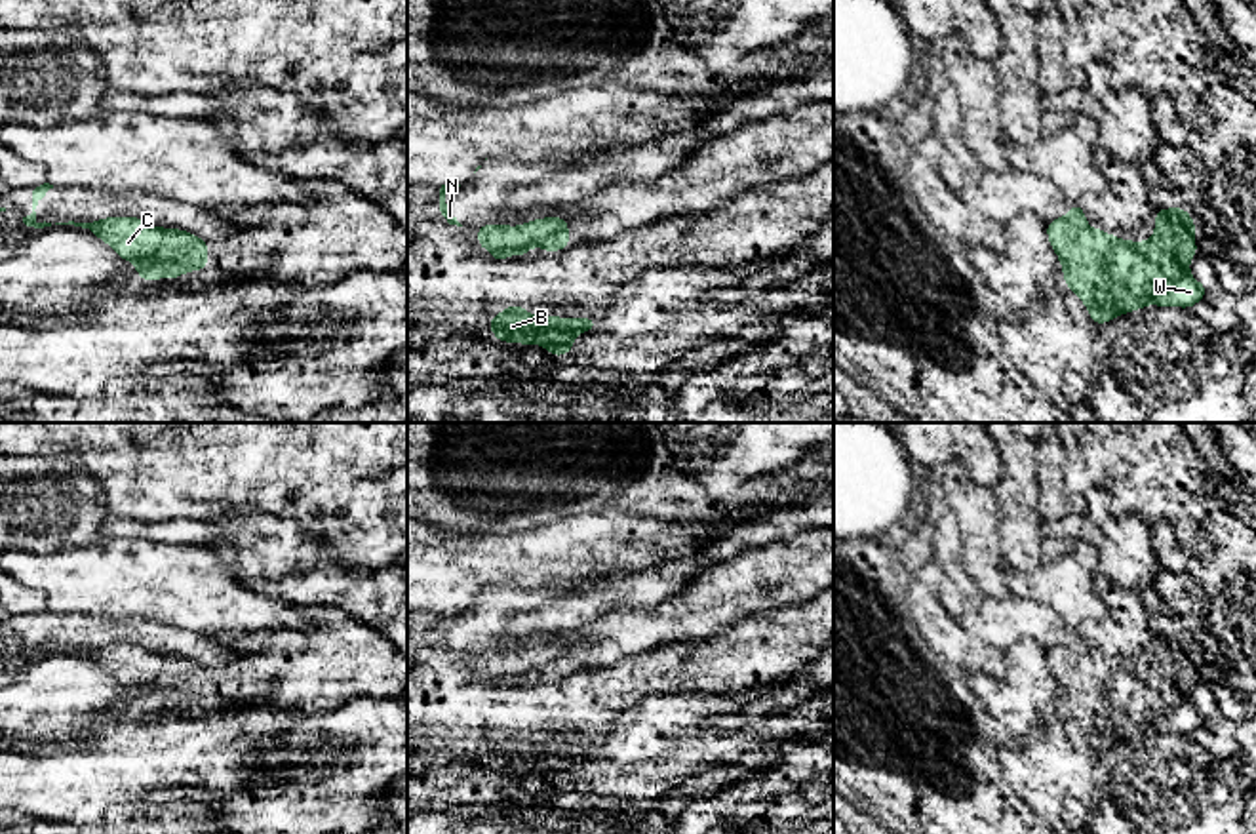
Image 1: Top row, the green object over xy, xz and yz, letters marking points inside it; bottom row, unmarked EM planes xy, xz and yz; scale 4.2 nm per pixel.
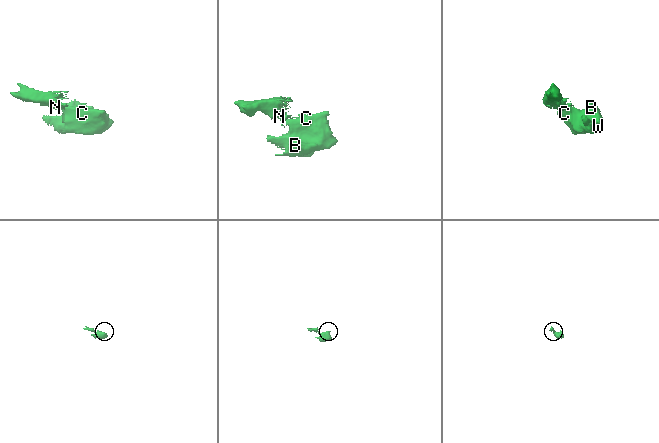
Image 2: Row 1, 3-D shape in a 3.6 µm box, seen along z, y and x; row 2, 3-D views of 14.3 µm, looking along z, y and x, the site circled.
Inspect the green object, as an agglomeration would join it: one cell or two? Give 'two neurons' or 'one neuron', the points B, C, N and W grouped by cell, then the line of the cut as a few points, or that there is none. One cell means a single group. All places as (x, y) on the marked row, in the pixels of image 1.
two neurons | B C W / N | xz (566, 221), (545, 244), (545, 250)

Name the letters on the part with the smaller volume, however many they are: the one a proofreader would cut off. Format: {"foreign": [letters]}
{"foreign": ["N"]}

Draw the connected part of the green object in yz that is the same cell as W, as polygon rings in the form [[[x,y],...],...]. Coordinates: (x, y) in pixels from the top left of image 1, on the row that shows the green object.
[[[1180,208],[1155,209],[1155,232],[1149,240],[1121,240],[1102,228],[1081,228],[1068,219],[1047,223],[1047,236],[1060,259],[1064,284],[1079,295],[1096,326],[1146,305],[1191,308],[1207,295],[1207,286],[1189,272],[1189,261],[1197,255],[1195,223]]]

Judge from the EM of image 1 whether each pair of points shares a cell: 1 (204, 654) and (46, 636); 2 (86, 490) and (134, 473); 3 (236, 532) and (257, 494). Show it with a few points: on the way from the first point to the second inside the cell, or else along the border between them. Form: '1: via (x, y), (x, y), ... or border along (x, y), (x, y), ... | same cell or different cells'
1: via (164, 638), (137, 631), (86, 631) | same cell
2: border along (90, 473), (101, 482), (103, 501), (111, 515) | different cells
3: border along (250, 511), (269, 511), (294, 520) | different cells

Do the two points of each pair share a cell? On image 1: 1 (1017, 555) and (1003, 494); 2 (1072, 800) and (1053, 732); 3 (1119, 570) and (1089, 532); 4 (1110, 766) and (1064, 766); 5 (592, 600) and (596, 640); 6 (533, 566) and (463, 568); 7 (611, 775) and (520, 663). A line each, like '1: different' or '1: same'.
1: same
2: same
3: same
4: different
5: different
6: same
7: different

